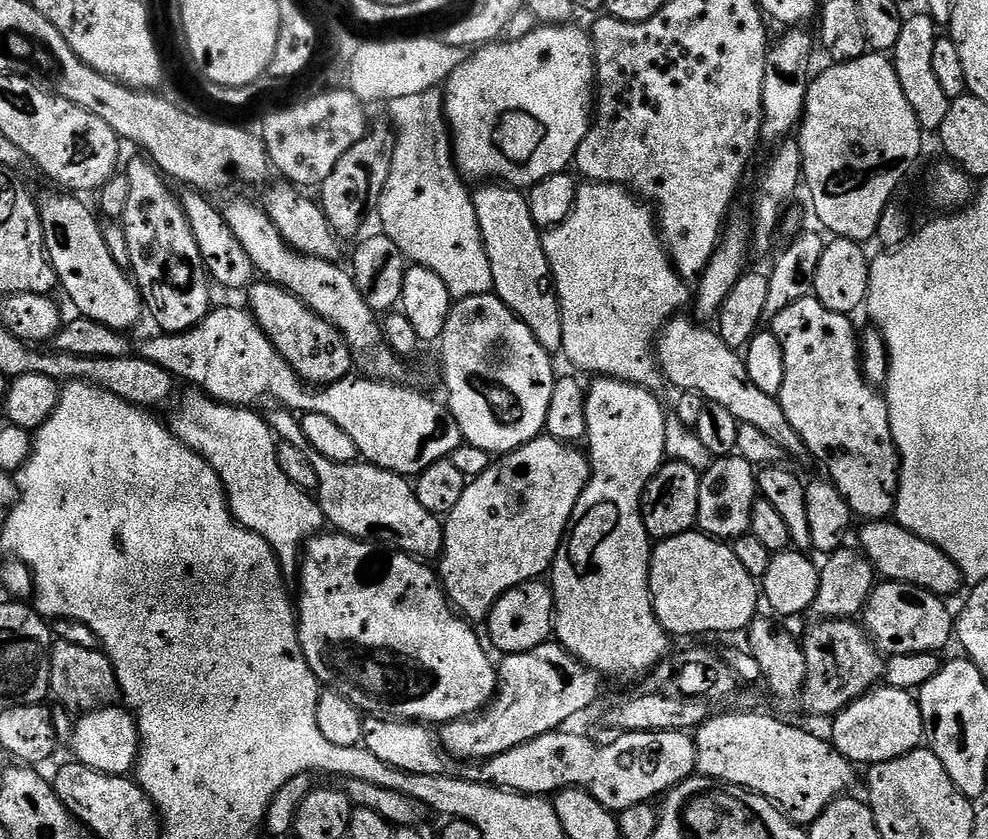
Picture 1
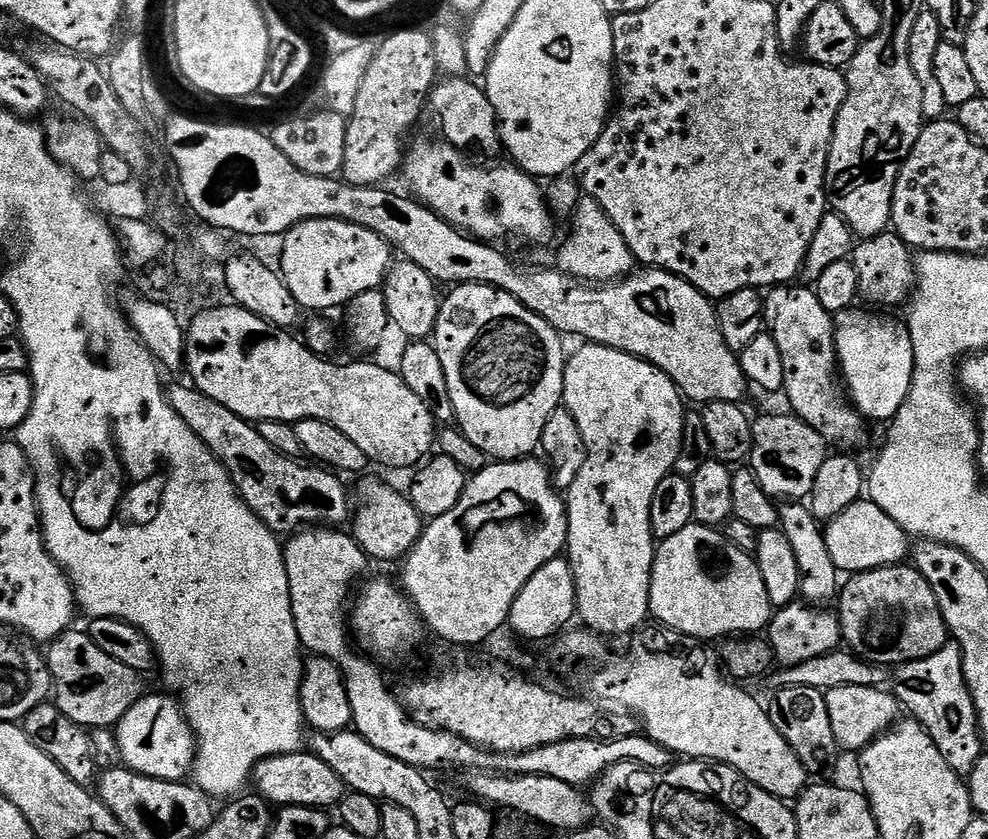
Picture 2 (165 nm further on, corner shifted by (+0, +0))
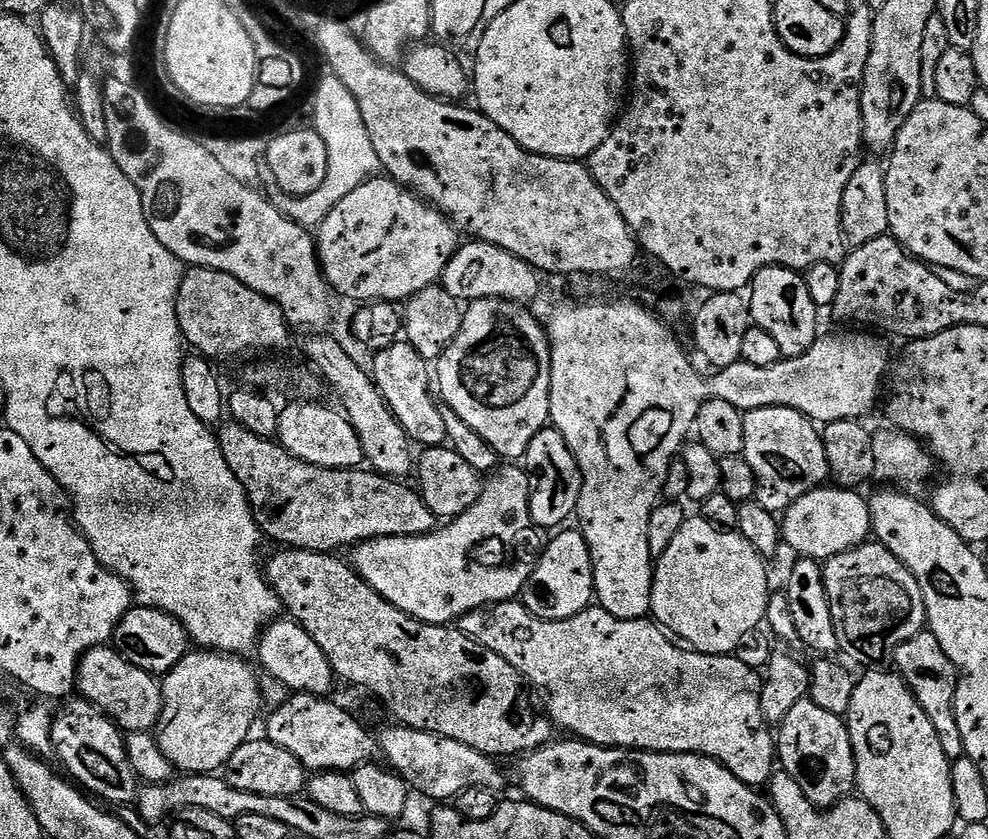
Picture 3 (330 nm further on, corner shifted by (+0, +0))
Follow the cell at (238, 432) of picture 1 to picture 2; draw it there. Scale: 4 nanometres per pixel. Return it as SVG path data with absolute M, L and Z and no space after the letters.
M317 526L305 528L287 537L283 550L286 578L290 582L290 606L294 610L294 626L298 630L301 649L312 656L326 658L338 666L346 682L346 698L350 698L352 728L359 736L366 738L374 750L382 750L382 754L390 754L390 758L398 758L398 762L406 762L421 770L444 767L497 772L509 776L538 774L577 786L591 785L597 776L616 764L627 762L645 770L663 770L673 763L673 753L643 734L627 736L621 740L563 740L550 746L538 746L536 750L494 753L486 748L478 748L460 736L419 724L404 709L399 695L388 689L387 682L375 668L377 665L363 655L356 656L357 649L350 640L348 645L344 637L346 616L340 611L348 595L349 600L353 595L352 583L370 565L370 557L360 549L352 535L340 531L344 530Z

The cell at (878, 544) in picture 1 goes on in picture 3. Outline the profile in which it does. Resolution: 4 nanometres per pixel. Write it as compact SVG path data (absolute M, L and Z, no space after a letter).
M821 486L812 492L808 492L798 502L788 507L788 511L782 516L782 540L785 545L789 544L800 558L807 558L817 562L825 562L842 554L851 548L865 543L873 535L872 515L868 509L868 500L860 497L859 491L839 486Z

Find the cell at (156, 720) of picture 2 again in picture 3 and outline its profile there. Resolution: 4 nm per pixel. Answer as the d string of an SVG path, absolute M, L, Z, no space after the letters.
M189 650L163 677L164 709L154 735L162 754L170 758L177 770L184 774L216 774L227 765L228 759L253 735L256 715L264 704L264 692L256 672L240 654L225 654L211 650Z

